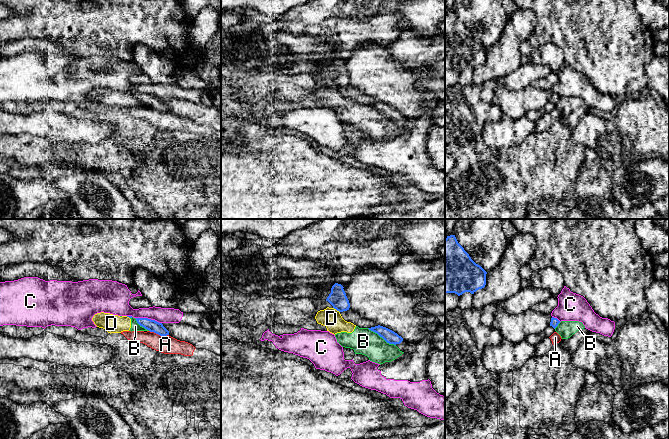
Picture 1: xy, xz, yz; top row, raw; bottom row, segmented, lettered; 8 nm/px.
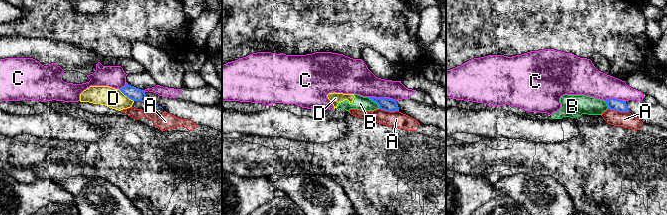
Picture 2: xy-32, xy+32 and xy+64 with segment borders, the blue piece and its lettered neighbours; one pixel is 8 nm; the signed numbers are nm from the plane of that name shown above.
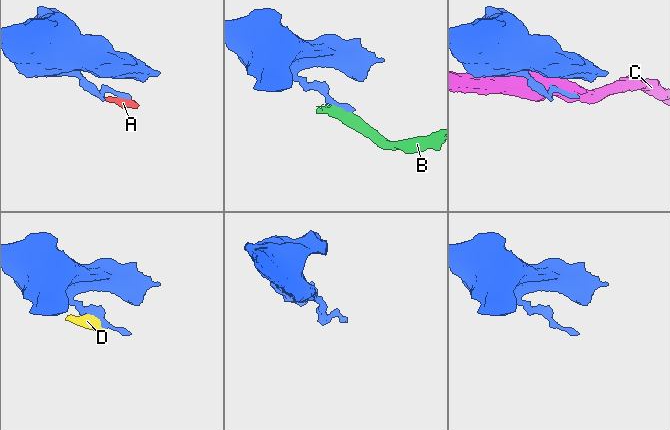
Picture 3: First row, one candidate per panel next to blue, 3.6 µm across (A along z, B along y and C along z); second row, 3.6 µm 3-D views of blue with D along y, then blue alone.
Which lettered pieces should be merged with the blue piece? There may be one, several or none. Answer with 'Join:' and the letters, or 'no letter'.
Join: no letter

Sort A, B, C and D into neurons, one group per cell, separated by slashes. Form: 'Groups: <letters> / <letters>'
Groups: A / B D / C

